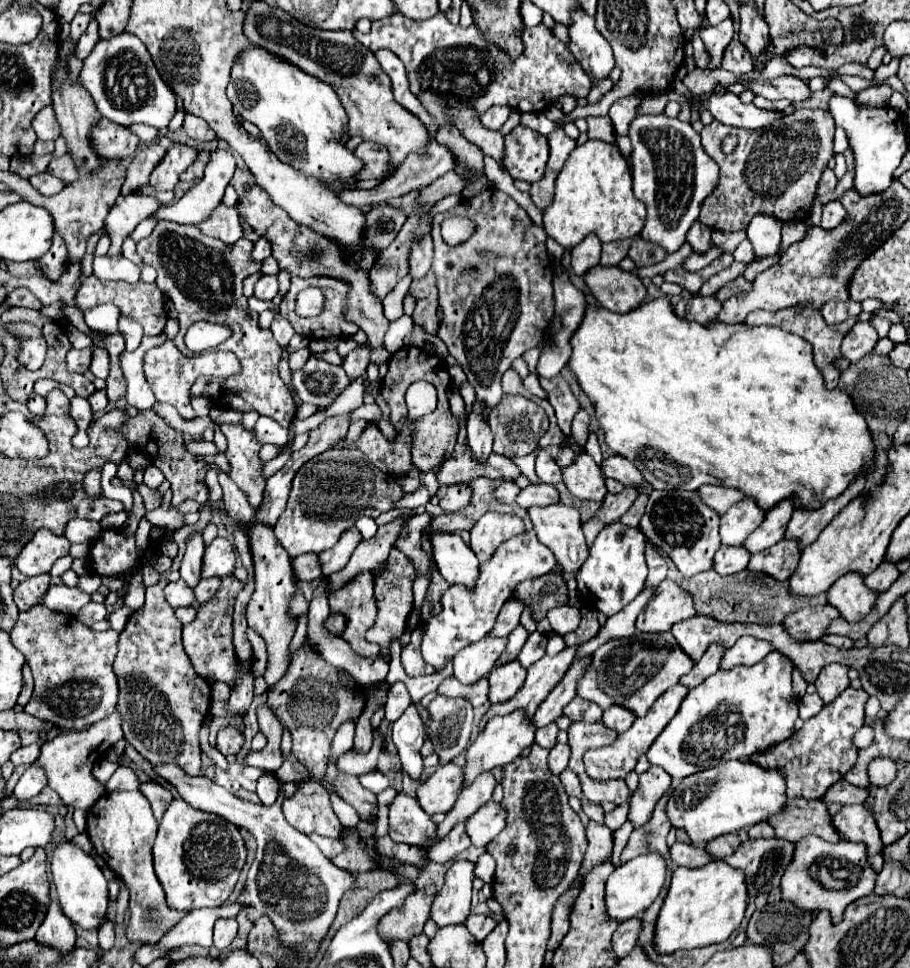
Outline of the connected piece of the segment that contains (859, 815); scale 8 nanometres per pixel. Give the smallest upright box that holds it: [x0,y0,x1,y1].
[834,805,882,855]

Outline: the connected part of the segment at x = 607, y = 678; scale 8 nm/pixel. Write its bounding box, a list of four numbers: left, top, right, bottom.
[592,631,694,717]

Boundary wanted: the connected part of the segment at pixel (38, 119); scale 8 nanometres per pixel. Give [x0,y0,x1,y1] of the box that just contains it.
[32,105,60,141]

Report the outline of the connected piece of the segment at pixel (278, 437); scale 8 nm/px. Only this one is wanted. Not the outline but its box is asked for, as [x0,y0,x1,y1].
[254,415,288,445]

